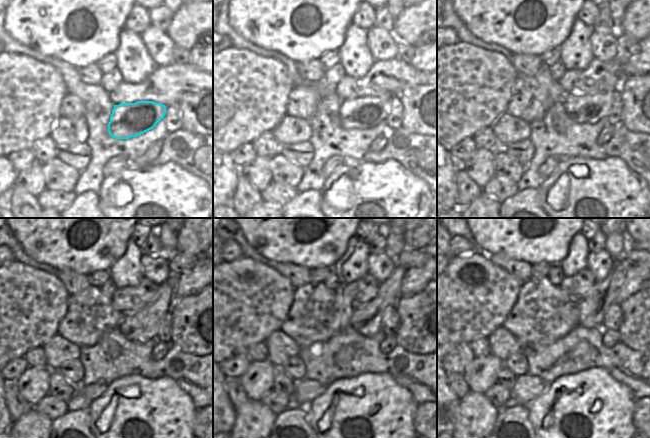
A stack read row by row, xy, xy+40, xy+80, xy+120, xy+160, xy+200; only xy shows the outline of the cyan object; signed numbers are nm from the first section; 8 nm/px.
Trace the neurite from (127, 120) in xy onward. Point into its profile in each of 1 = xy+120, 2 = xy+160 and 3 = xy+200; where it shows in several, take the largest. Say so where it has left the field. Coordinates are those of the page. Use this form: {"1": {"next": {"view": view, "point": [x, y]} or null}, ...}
{"1": {"next": {"view": "xy+120", "point": [142, 326]}}, "2": {"next": {"view": "xy+160", "point": [367, 320]}}, "3": {"next": {"view": "xy+200", "point": [592, 310]}}}

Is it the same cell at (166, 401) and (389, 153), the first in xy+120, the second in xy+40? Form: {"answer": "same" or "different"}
{"answer": "different"}

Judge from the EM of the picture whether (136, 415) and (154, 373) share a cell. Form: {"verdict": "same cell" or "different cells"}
{"verdict": "different cells"}

